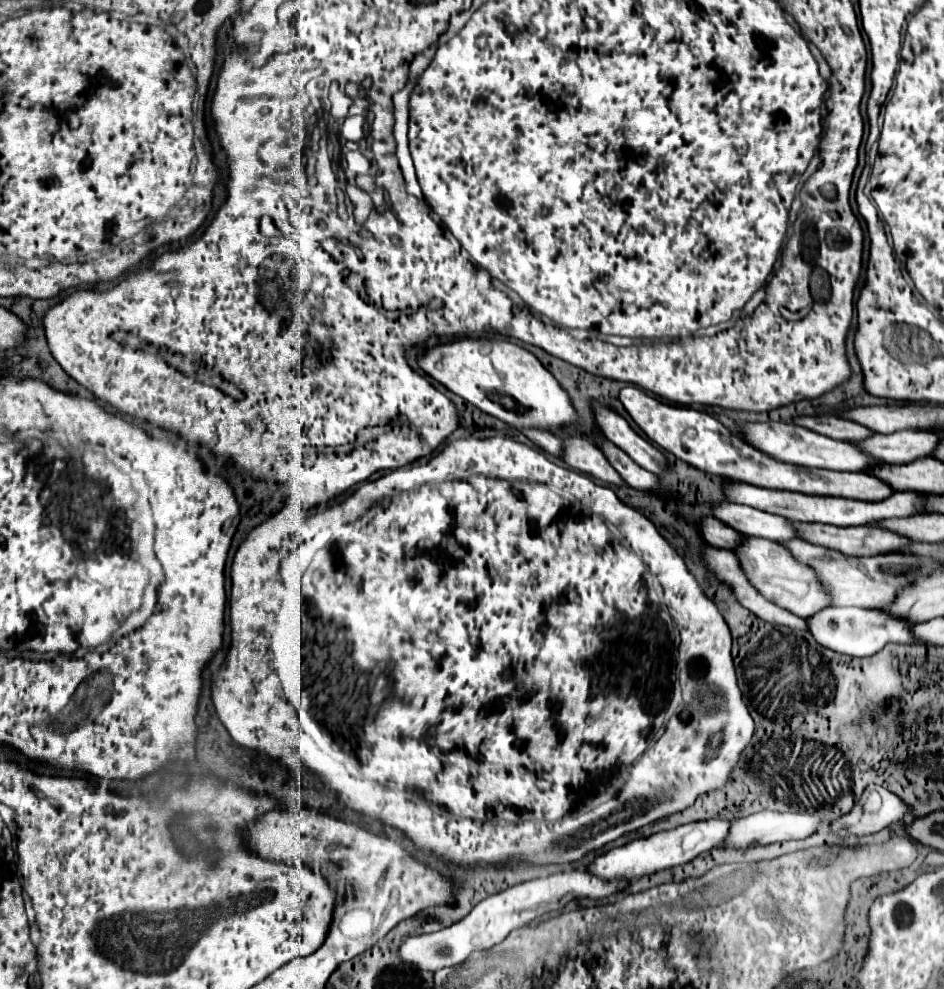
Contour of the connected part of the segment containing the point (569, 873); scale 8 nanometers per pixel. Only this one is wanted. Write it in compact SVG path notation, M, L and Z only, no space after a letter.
M576 868L564 870L560 874L552 874L546 878L528 880L528 882L516 884L512 888L506 888L494 896L488 896L486 900L476 904L466 918L462 918L460 922L456 922L444 930L438 930L434 934L422 934L422 936L406 938L398 950L398 956L404 962L414 964L420 970L430 970L430 972L436 972L436 970L446 968L446 966L456 966L456 964L464 962L472 952L488 950L488 948L496 946L512 930L522 928L522 926L530 924L532 920L536 920L548 912L562 910L572 900L578 900L578 898L602 900L602 898L608 898L612 894L626 890L632 882L634 880L626 880L626 878L602 880L594 874L590 874L588 870L576 870Z

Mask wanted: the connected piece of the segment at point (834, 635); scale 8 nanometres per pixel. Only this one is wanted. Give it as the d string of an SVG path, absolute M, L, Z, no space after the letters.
M826 606L818 610L816 614L806 618L808 622L808 632L820 646L848 654L848 656L872 656L884 644L888 642L898 642L898 644L914 644L914 638L910 634L912 622L900 620L896 616L884 614L880 610L864 610L864 608L836 608L836 606Z

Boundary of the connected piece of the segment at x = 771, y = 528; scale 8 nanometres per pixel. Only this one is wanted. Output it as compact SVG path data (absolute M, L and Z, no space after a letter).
M714 502L712 516L724 524L736 528L744 536L760 536L774 542L784 542L796 538L790 522L776 514L768 514L750 506L732 504L732 502Z

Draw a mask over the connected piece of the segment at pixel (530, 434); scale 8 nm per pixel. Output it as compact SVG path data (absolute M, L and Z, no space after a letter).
M530 428L530 430L522 430L522 434L524 434L528 440L532 440L538 448L542 448L544 452L548 452L548 454L560 458L562 442L560 442L560 438L556 438L552 432L538 430L538 428Z

